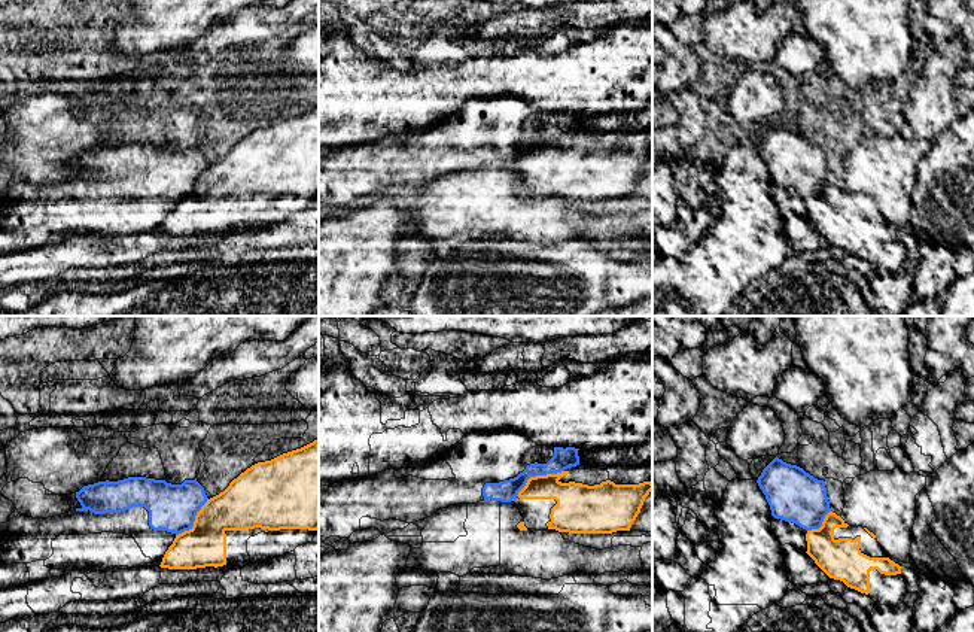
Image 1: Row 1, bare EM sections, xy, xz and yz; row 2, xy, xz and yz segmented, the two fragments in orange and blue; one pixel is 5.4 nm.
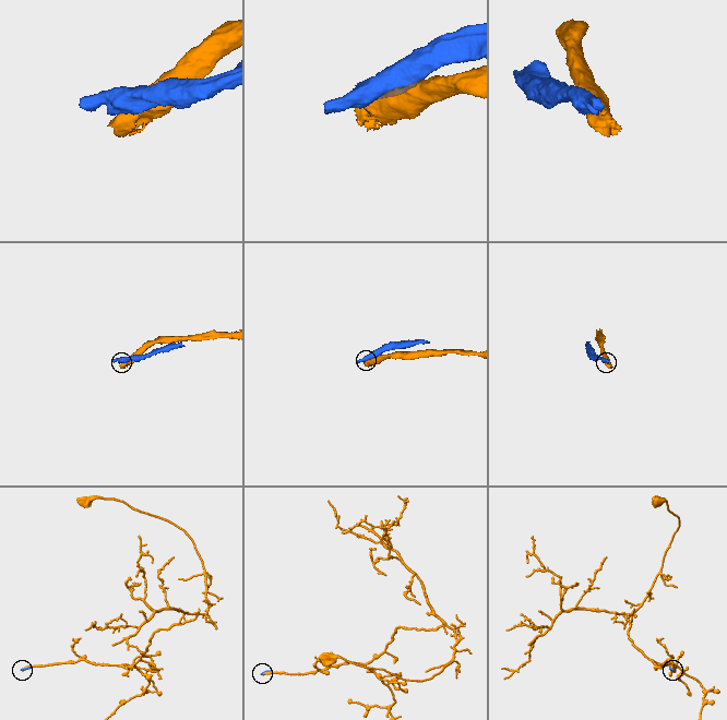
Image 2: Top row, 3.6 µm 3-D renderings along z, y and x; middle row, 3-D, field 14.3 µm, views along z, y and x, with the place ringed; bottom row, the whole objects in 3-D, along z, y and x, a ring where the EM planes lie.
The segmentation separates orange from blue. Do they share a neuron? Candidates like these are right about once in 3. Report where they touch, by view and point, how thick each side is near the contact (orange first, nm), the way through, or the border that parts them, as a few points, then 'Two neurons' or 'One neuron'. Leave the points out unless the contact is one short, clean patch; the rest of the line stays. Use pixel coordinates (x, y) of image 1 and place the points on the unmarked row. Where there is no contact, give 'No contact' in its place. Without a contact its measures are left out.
Touches orange at xz (538, 142). Thickness 200 nm (orange) against 110 nm. Two neurons

